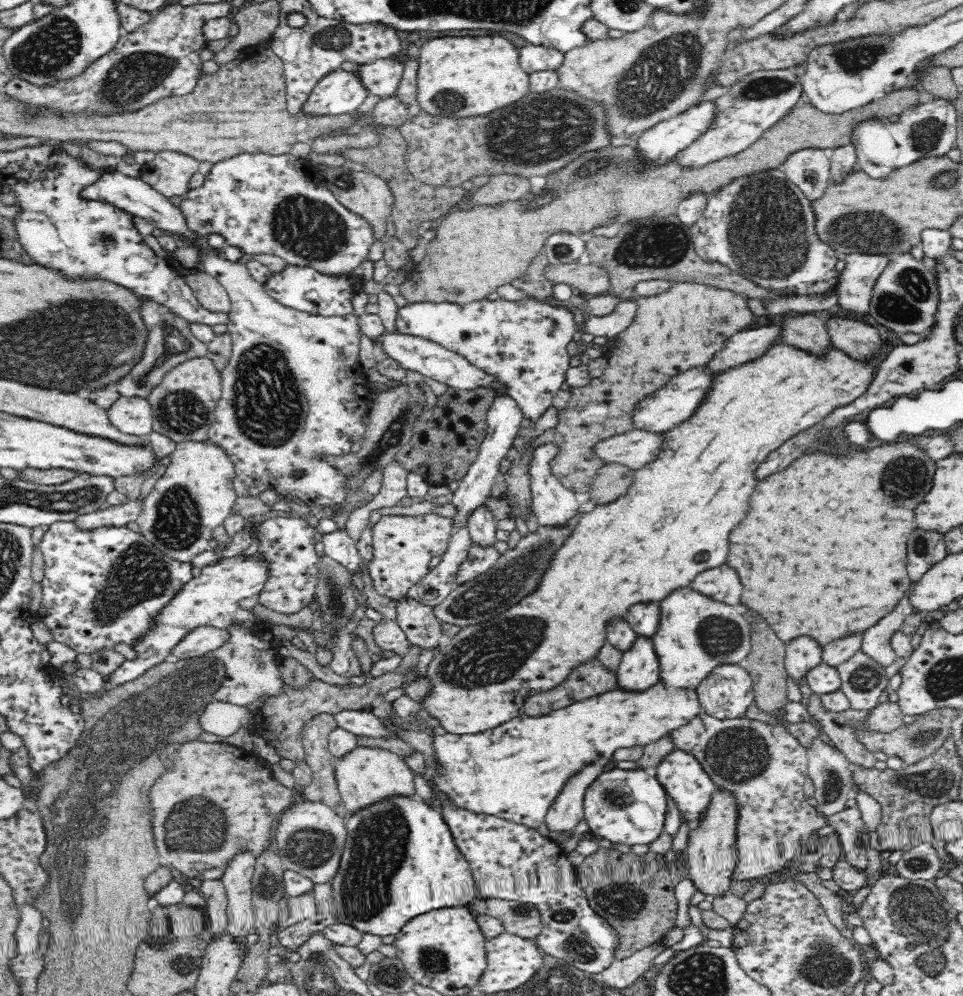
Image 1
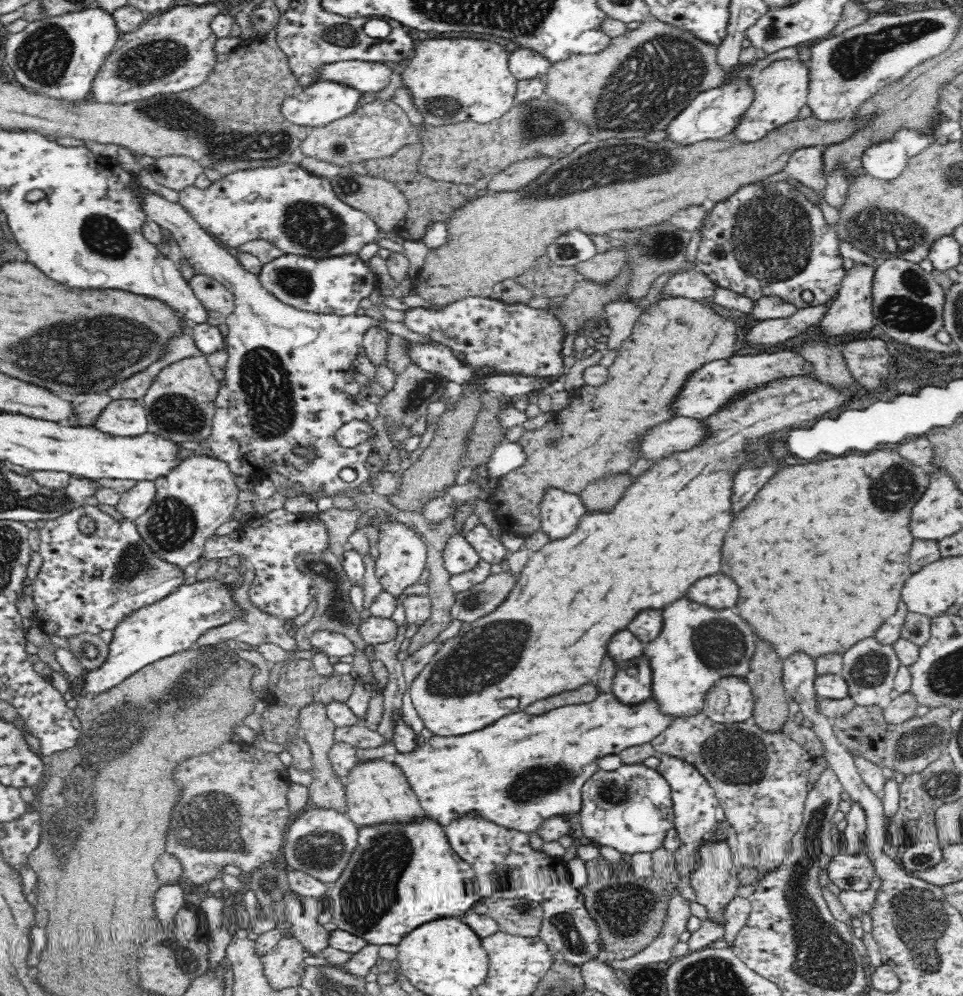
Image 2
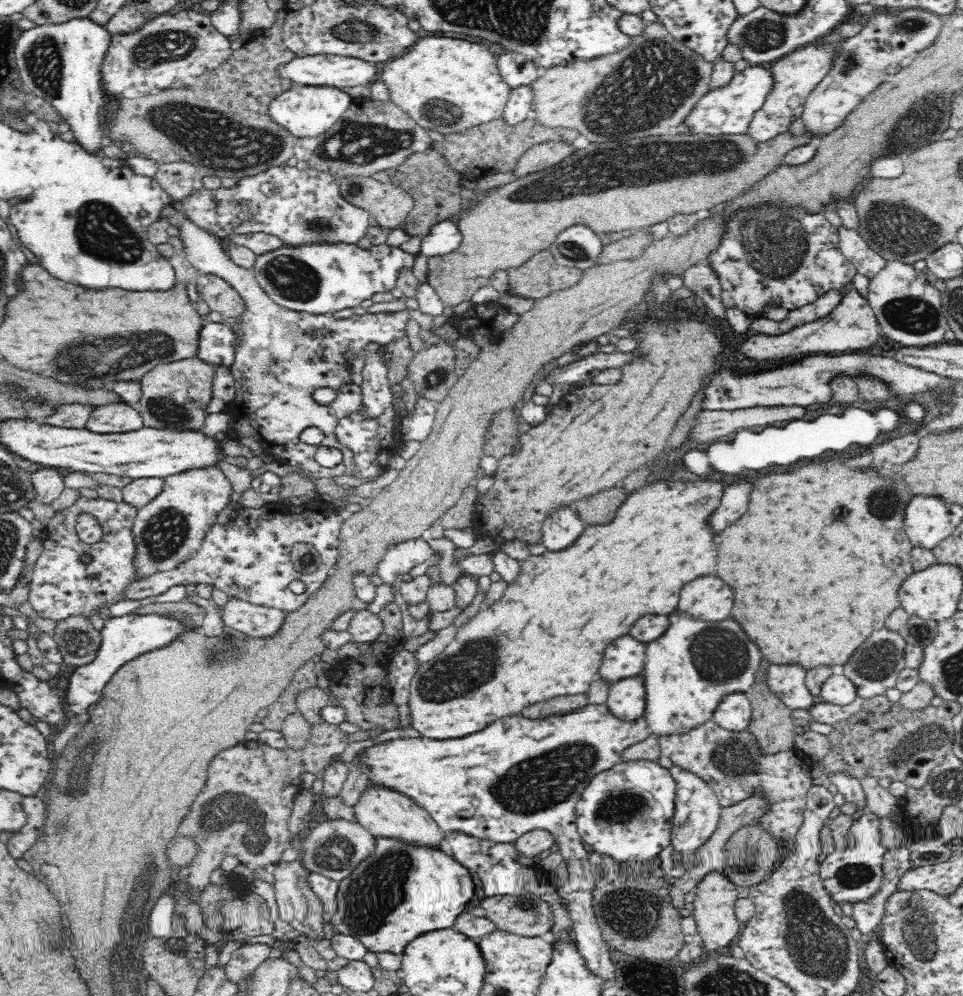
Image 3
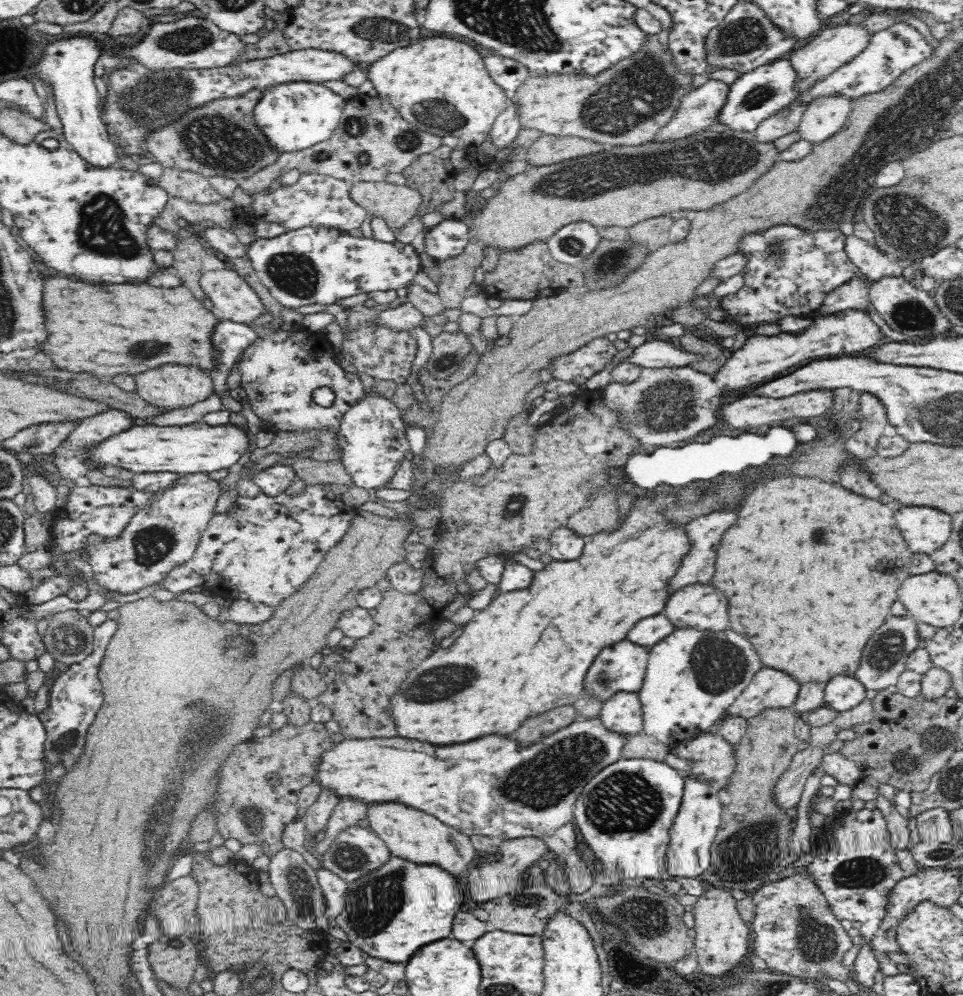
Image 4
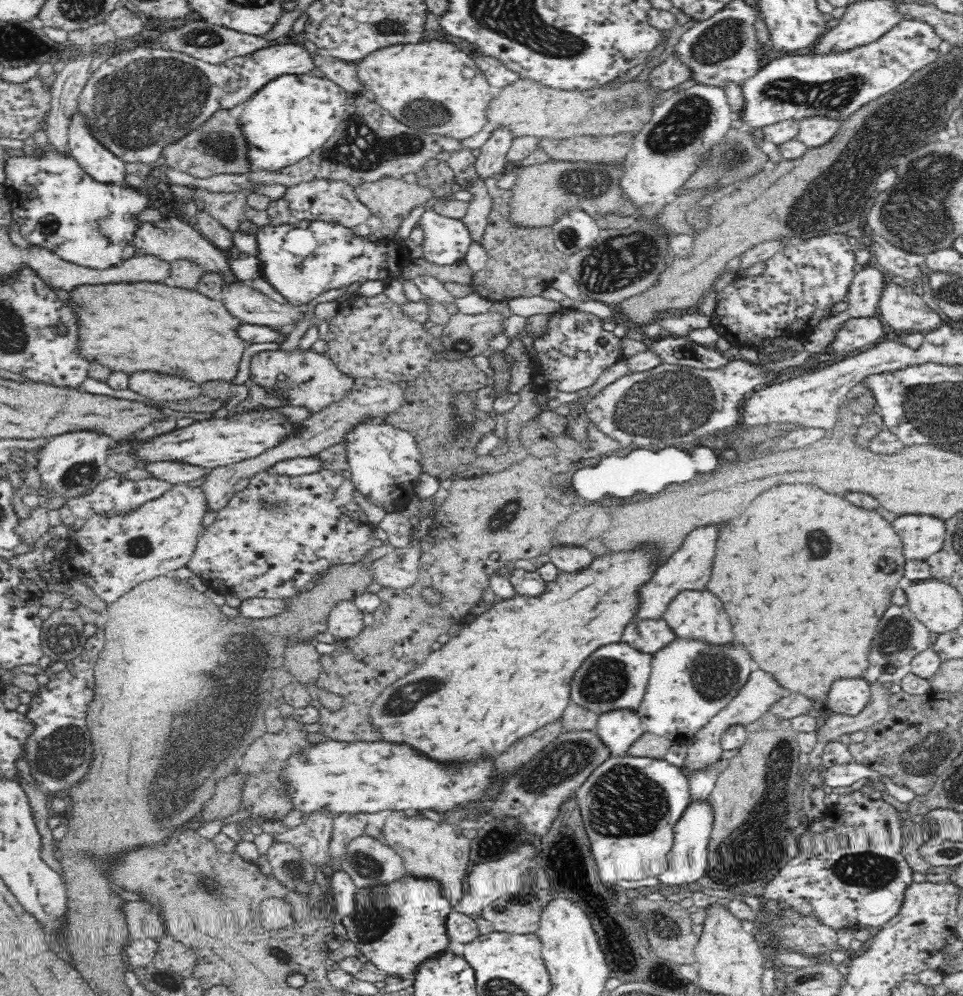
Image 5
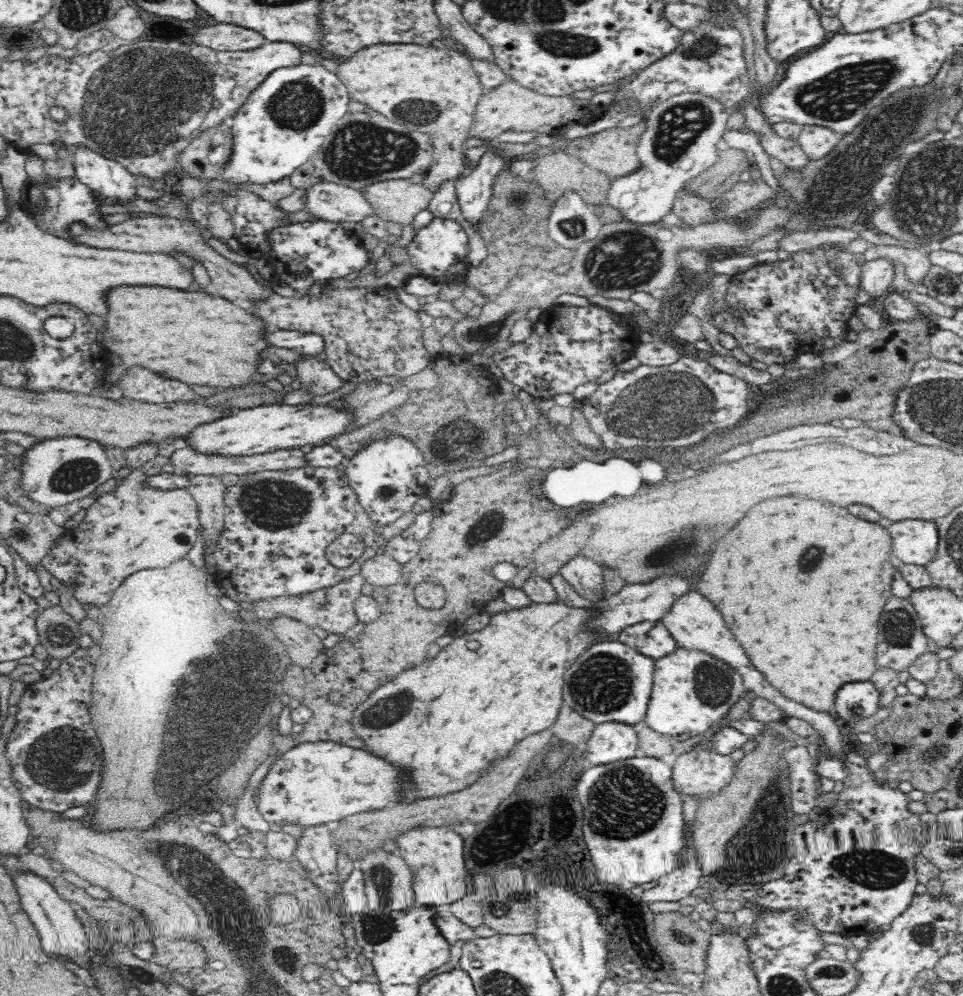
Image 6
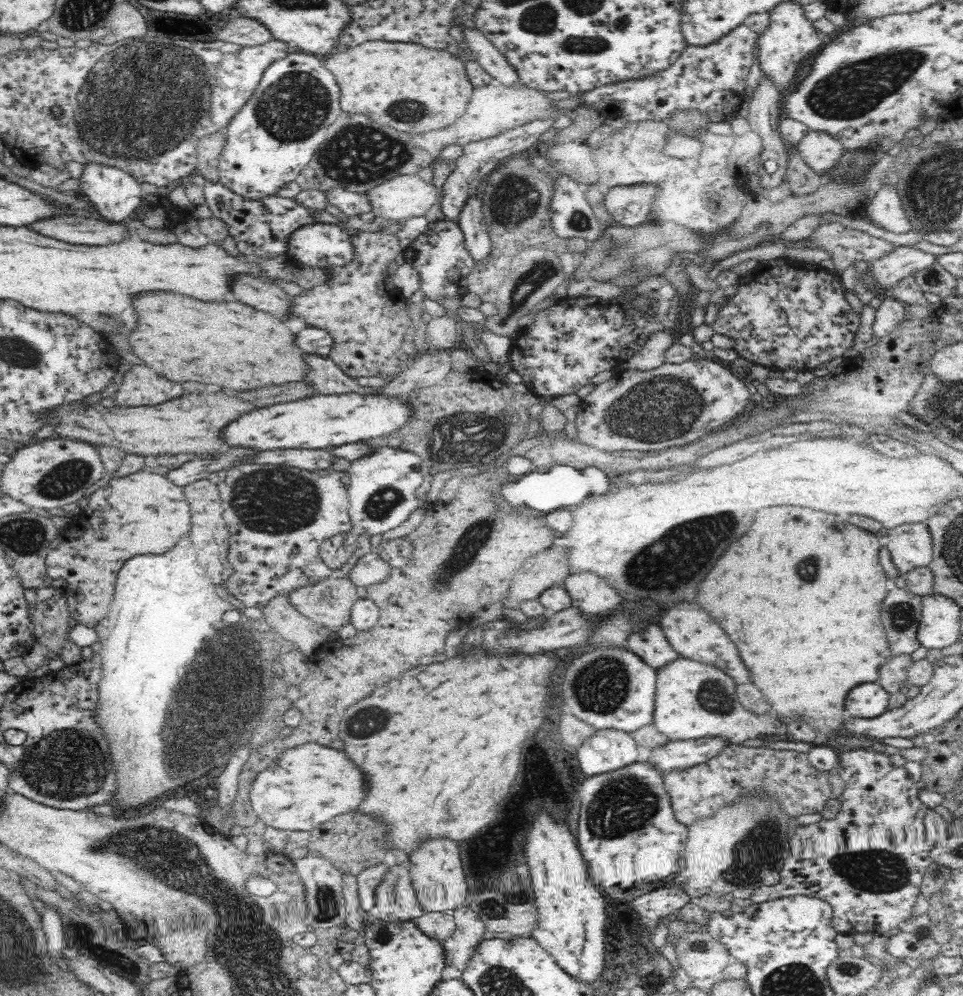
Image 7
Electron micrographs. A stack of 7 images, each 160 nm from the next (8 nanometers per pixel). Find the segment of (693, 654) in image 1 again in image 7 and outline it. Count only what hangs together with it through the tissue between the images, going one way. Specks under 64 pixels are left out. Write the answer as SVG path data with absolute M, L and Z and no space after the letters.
M679 657L656 671L657 687L653 723L668 739L691 741L723 739L730 748L757 743L786 744L787 721L772 712L754 713L737 699L735 681L719 668Z

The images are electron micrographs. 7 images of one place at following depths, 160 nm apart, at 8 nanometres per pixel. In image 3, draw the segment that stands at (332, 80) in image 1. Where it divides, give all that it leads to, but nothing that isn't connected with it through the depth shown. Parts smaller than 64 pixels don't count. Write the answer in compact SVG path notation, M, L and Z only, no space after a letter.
M292 84L288 90L275 96L267 107L269 119L300 140L323 135L338 119L342 118L350 105L350 95L336 87Z

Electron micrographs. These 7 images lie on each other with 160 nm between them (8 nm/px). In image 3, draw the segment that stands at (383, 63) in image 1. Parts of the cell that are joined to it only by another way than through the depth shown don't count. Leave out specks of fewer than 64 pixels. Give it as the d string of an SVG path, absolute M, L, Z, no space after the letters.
M315 54L293 57L292 60L278 65L275 73L292 84L308 86L353 87L356 85L369 86L378 80L379 65L352 58L351 56Z

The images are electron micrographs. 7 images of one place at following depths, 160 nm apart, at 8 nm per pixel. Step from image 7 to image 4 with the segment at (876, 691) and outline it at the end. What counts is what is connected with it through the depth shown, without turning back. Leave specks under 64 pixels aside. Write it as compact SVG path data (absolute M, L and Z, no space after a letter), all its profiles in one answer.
M838 675L823 686L824 702L837 712L854 710L864 699L871 695L864 684L855 676Z

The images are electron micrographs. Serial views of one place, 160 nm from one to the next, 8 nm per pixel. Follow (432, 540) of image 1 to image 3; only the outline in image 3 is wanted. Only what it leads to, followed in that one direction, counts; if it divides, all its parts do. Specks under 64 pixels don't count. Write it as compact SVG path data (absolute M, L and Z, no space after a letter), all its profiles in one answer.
M423 537L396 544L379 564L376 574L384 583L396 585L401 575L408 574L415 566L422 564L433 552Z

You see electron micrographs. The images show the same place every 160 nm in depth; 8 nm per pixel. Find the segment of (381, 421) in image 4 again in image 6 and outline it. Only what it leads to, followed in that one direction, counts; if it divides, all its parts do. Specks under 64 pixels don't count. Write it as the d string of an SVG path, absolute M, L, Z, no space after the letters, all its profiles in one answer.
M392 436L376 440L348 462L345 475L350 480L358 504L374 526L388 526L400 516L414 510L418 500L425 496L429 476L424 458L413 442Z

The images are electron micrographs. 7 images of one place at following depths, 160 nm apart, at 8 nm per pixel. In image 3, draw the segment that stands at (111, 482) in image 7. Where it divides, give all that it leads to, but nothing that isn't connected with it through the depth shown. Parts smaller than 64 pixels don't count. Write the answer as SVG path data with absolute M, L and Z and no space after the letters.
M217 466L164 478L163 489L136 510L132 523L135 553L131 563L136 580L146 580L154 573L172 570L192 558L208 529L217 523L220 511L230 503L232 492L231 482Z

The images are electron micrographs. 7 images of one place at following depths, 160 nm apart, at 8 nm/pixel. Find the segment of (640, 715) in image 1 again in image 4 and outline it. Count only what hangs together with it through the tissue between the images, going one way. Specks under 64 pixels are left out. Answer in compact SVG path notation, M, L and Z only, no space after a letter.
M599 718L574 721L560 728L558 732L546 736L544 742L538 742L522 752L518 752L512 740L504 738L480 738L468 744L458 744L456 748L432 748L430 744L420 744L406 738L371 738L342 740L321 752L313 768L313 780L322 786L323 791L336 794L339 800L354 799L362 804L384 804L396 802L415 810L430 814L441 822L451 825L469 837L482 835L500 836L503 840L534 837L545 842L550 856L558 859L562 866L568 862L570 891L578 895L586 892L592 885L584 860L576 856L576 834L572 820L572 804L576 802L583 786L601 768L622 758L622 749L626 736L610 732L602 726Z

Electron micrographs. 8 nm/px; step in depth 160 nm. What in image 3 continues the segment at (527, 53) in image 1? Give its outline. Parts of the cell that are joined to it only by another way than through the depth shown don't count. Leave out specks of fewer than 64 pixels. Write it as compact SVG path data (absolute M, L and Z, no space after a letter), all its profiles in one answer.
M516 52L498 55L496 66L498 66L502 80L511 90L529 86L538 78L541 71L531 60Z

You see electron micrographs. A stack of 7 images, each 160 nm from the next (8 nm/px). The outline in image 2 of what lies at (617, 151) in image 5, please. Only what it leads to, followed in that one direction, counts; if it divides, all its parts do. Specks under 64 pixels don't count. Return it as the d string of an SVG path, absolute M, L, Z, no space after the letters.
M536 155L511 164L502 172L492 176L488 189L494 191L515 191L526 186L530 181L539 177L556 158L546 155Z

